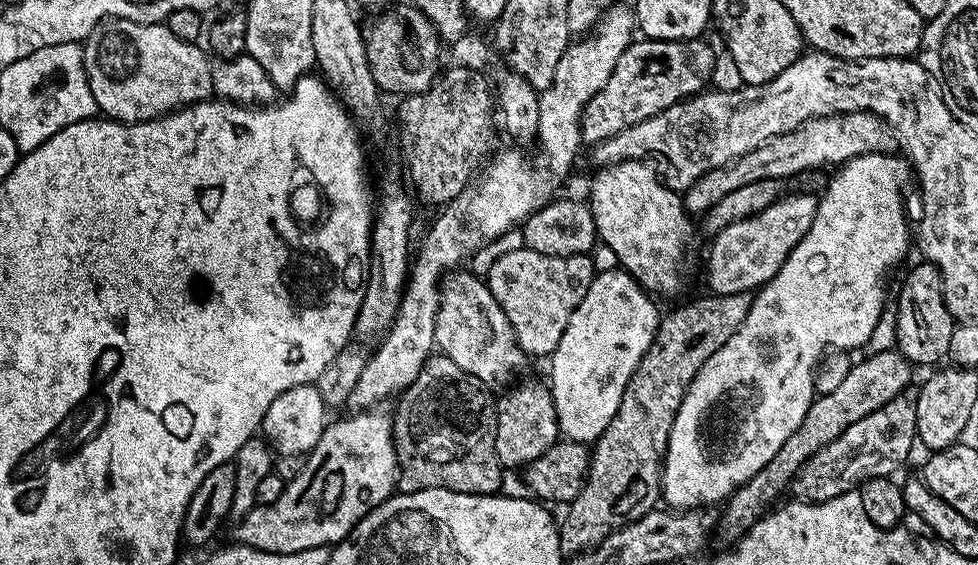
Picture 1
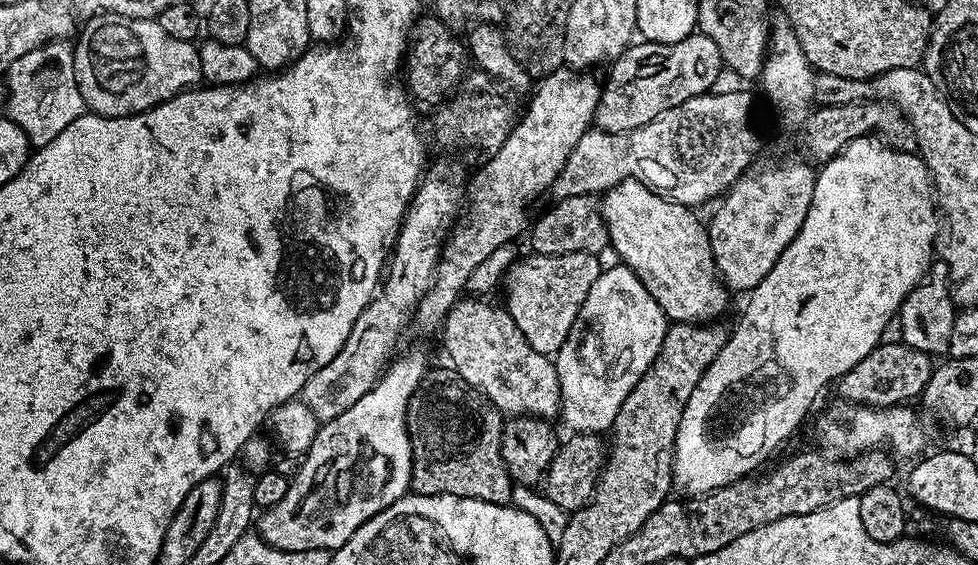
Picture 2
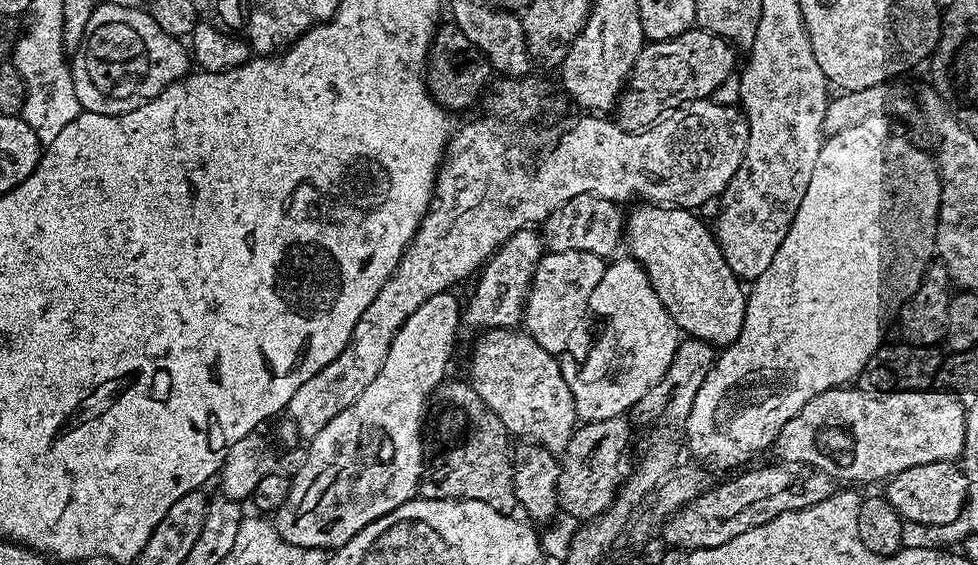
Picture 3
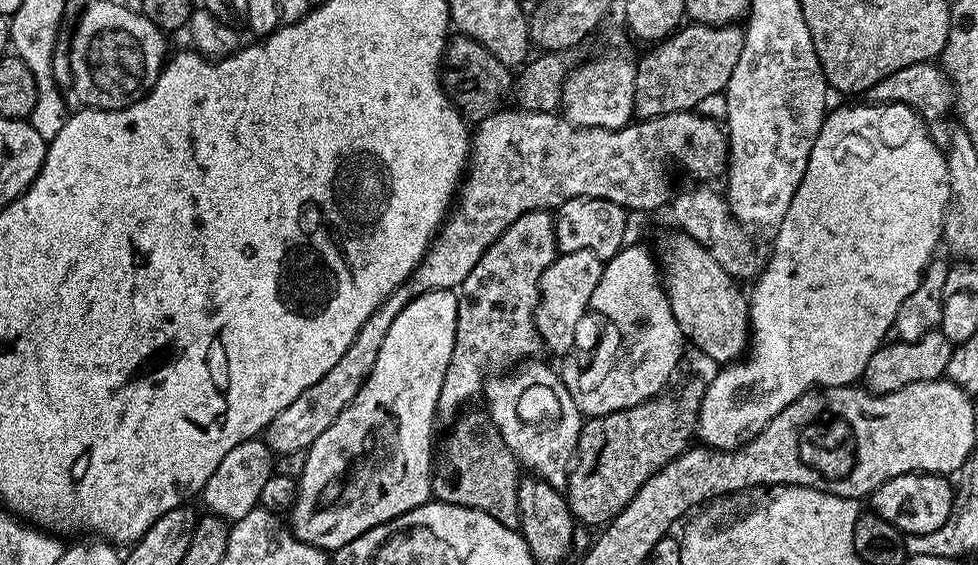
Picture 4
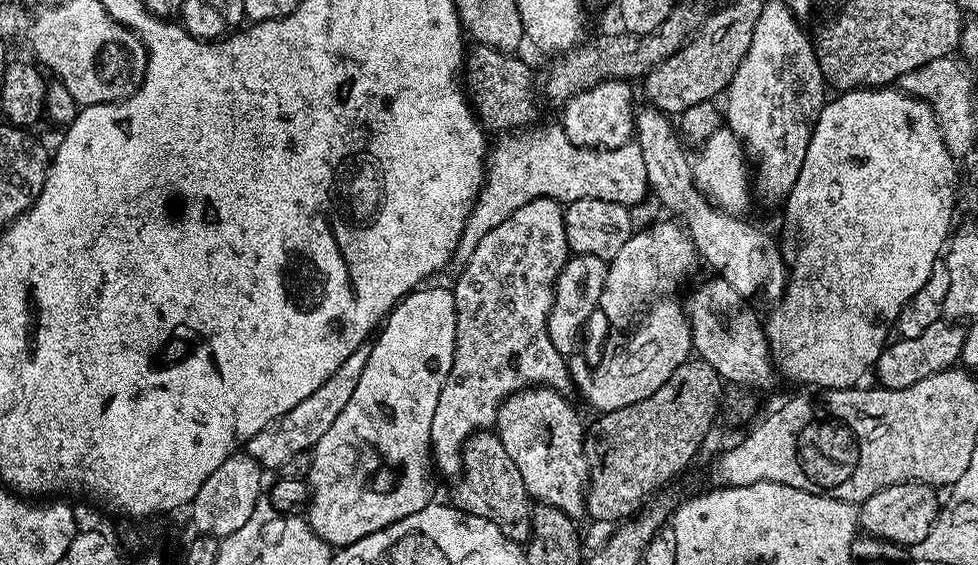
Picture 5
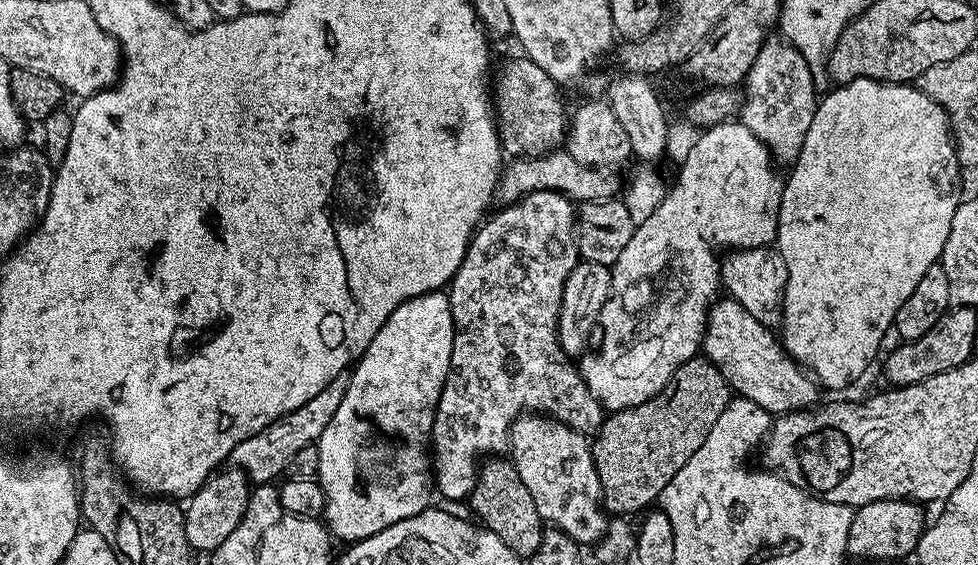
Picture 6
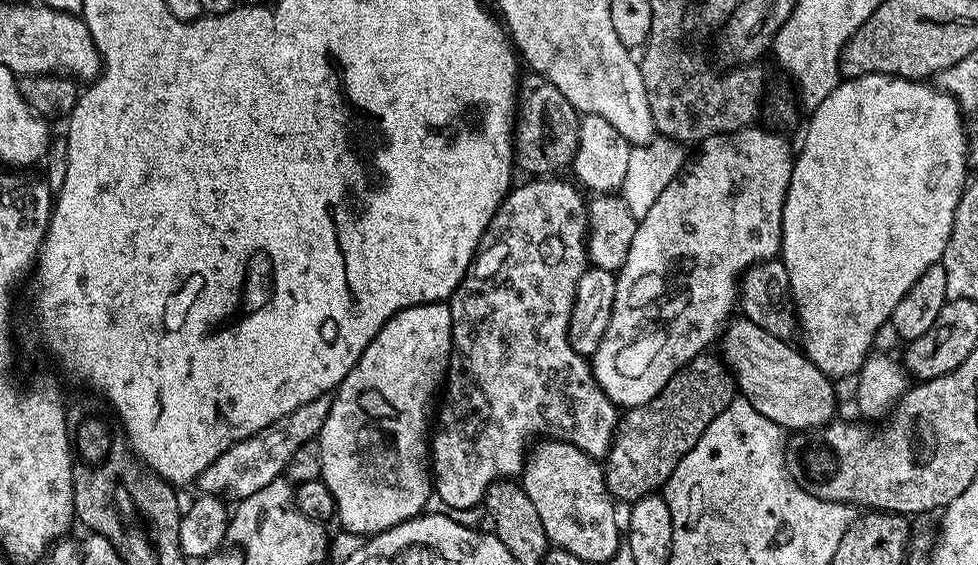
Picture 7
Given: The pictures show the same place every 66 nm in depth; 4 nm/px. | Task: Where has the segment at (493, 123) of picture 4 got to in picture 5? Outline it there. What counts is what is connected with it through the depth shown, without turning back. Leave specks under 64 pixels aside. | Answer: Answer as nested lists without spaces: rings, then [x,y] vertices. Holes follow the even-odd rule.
[[[537,123],[523,130],[513,130],[501,135],[496,145],[491,145],[486,156],[486,167],[484,170],[484,183],[480,186],[480,191],[476,193],[476,204],[472,208],[472,213],[468,215],[466,226],[460,235],[460,241],[456,247],[455,259],[463,262],[478,250],[478,242],[494,230],[494,226],[499,226],[501,222],[506,222],[518,206],[526,206],[526,202],[534,202],[534,198],[550,198],[561,202],[571,202],[573,200],[585,200],[594,198],[602,202],[612,202],[625,204],[627,206],[641,204],[649,195],[648,175],[646,174],[646,162],[642,160],[642,150],[640,145],[629,142],[617,148],[579,148],[570,138],[566,138],[563,127],[559,123],[543,124]],[[367,347],[354,350],[354,354],[350,354],[350,358],[346,358],[340,369],[330,374],[330,378],[326,378],[326,382],[322,382],[322,386],[318,386],[318,390],[314,390],[310,398],[298,402],[298,406],[294,406],[289,412],[271,420],[262,430],[258,430],[258,434],[254,434],[254,438],[246,445],[247,453],[252,455],[264,470],[279,470],[298,451],[315,449],[322,434],[326,434],[326,430],[334,426],[338,414],[346,410],[346,402],[350,402],[354,389],[358,386],[358,378],[362,378],[362,370],[366,370],[367,361]]]

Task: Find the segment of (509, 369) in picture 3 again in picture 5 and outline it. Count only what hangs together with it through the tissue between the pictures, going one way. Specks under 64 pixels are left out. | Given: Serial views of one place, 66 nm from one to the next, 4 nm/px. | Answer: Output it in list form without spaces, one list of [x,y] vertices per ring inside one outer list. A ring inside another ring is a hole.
[[[523,388],[520,392],[506,397],[500,405],[494,431],[500,437],[502,446],[506,446],[506,454],[510,454],[514,466],[518,466],[518,474],[522,474],[522,482],[526,482],[526,490],[533,501],[549,504],[562,510],[562,514],[580,518],[580,515],[583,517],[586,512],[584,494],[588,491],[588,467],[584,457],[586,424],[585,421],[580,421],[579,414],[566,400],[568,399],[552,388]]]

